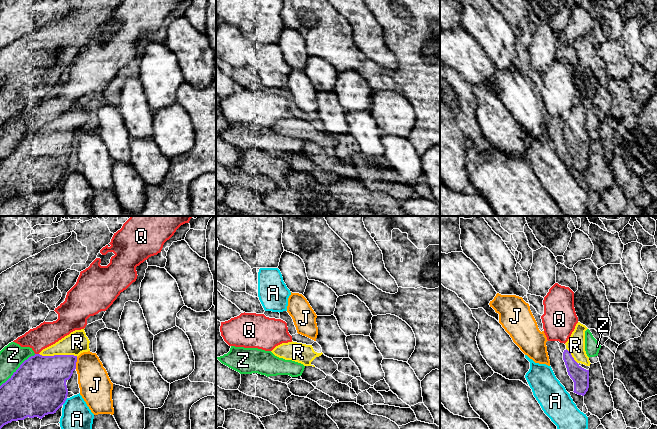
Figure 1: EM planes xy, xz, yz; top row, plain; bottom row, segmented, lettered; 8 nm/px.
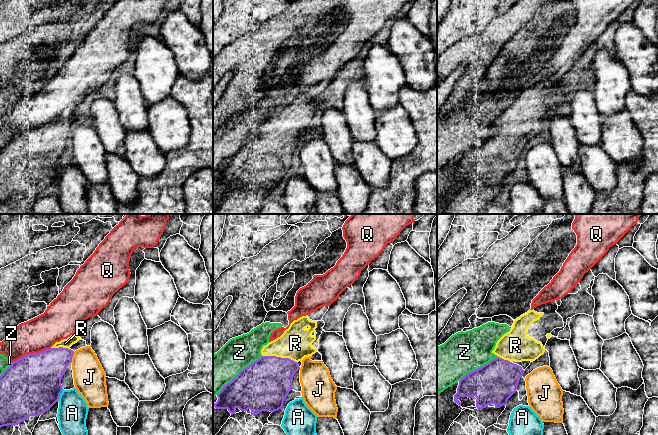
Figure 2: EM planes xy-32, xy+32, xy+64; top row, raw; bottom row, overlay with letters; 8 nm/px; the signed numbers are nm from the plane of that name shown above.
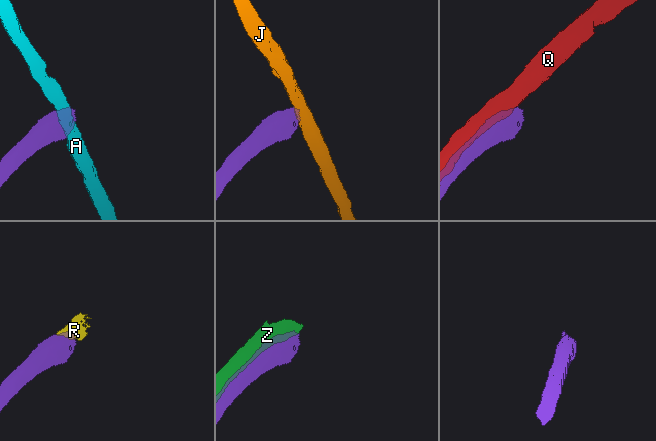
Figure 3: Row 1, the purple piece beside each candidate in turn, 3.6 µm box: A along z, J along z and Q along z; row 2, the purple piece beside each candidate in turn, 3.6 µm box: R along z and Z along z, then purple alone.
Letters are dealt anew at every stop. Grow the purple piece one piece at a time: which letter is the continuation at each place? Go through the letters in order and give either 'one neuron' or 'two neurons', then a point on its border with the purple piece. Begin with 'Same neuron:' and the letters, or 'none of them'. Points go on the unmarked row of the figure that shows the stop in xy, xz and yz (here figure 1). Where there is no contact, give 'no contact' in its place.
Same neuron: R
A: two neurons; meets purple in xy at (65, 176)
J: two neurons; meets purple in xy at (75, 139)
Q: two neurons; meets purple in xy at (37, 130)
R: one neuron; meets purple in xy at (58, 131)
Z: two neurons; meets purple in xy at (18, 144)

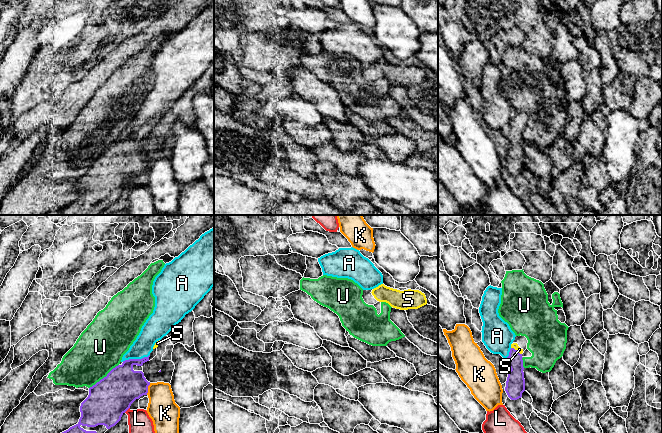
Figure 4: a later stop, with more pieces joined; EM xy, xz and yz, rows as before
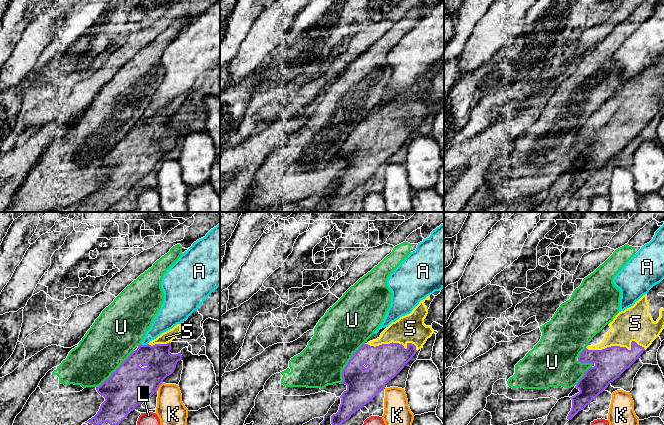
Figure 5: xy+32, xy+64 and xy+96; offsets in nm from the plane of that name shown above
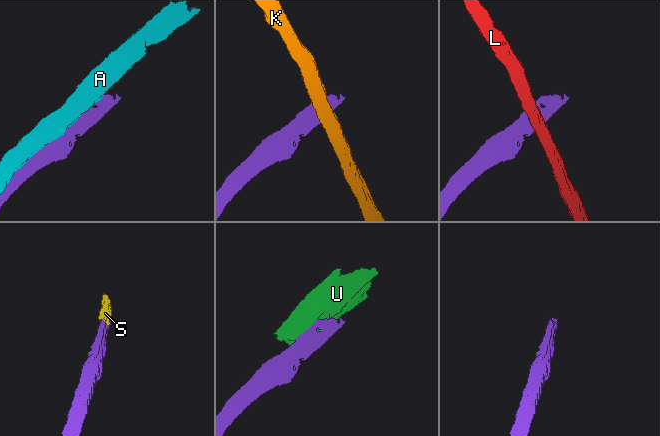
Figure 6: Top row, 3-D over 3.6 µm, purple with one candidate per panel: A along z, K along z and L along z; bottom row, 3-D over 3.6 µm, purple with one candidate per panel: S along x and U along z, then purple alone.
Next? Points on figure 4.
Same neuron: S
A: two neurons; meets purple in xy at (135, 135)
K: two neurons; meets purple in xy at (147, 165)
L: two neurons; meets purple in xy at (126, 186)
S: one neuron; meets purple in yz at (516, 126)
U: two neurons; meets purple in xy at (104, 153)

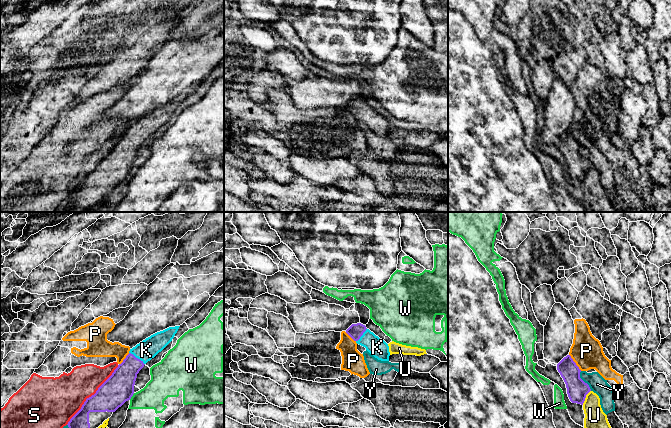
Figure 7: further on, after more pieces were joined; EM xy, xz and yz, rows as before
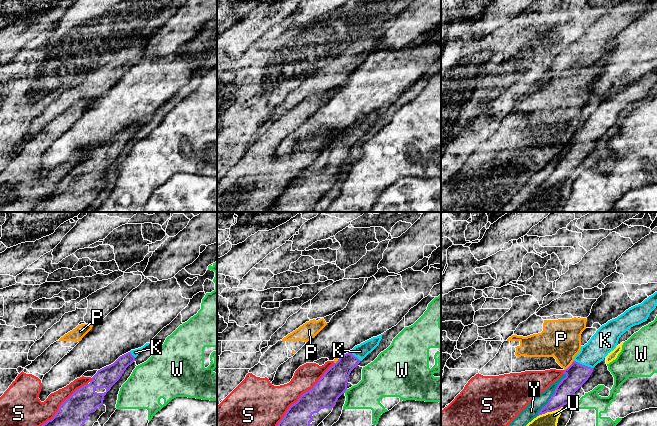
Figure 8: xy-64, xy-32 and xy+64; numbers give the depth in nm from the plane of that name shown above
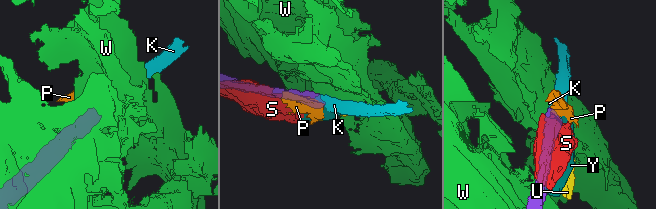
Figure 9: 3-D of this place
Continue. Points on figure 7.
Same neuron: K
K: one neuron; meets purple in xy at (137, 134)
P: two neurons; meets purple in yz at (574, 138)
S: two neurons; meets purple in xy at (92, 171)
U: two neurons; meets purple in yz at (585, 173)
W: two neurons; meets purple in xy at (132, 171)
Y: two neurons; meets purple in yz at (583, 157)

